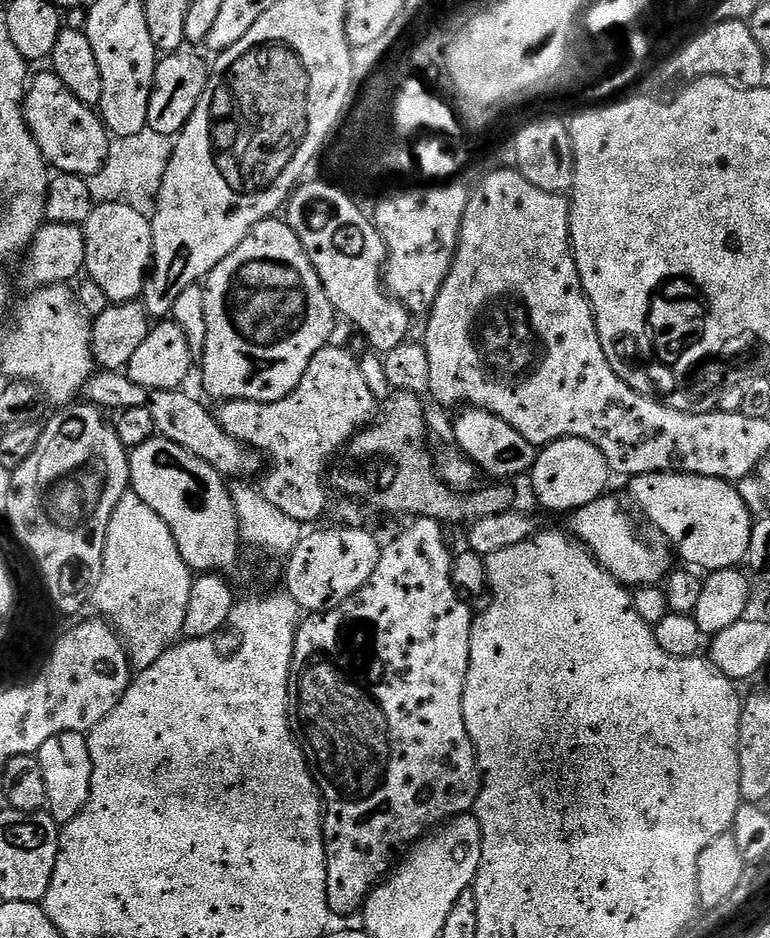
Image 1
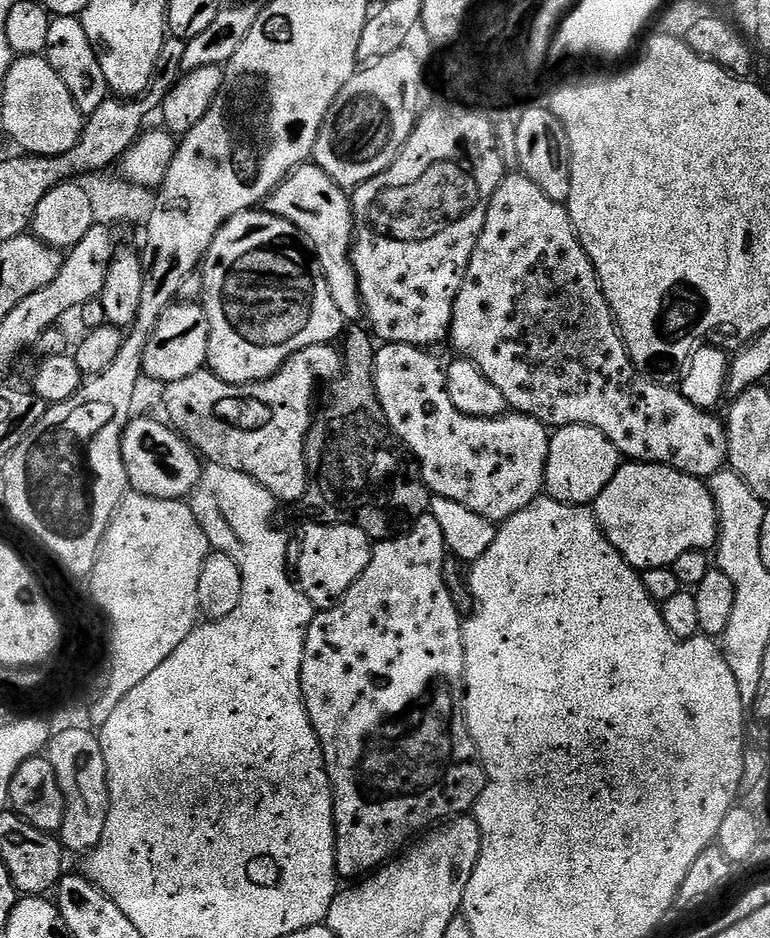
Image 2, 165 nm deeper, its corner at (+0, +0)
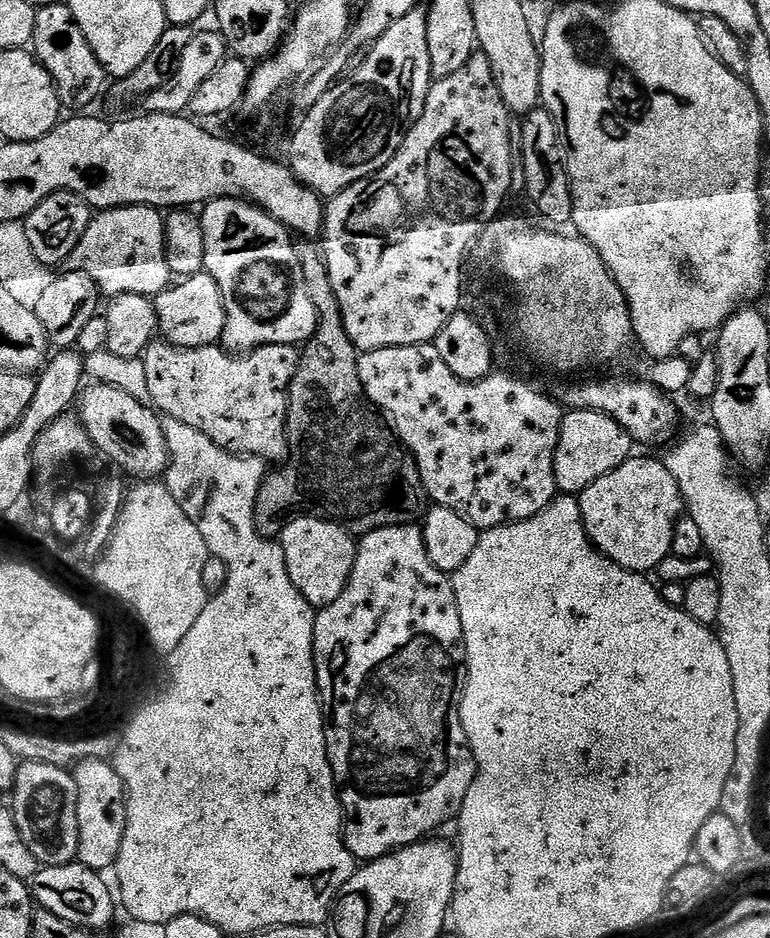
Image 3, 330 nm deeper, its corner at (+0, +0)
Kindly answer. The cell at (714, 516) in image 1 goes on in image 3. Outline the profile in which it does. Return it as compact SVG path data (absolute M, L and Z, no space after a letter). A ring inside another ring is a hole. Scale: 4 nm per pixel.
M639 454L622 462L622 466L610 470L610 474L598 478L598 482L586 486L586 490L579 493L578 499L584 532L593 546L618 566L641 574L655 573L658 564L669 556L672 551L673 528L685 511L684 499L678 490L678 482L674 482L674 474L666 470L663 459L651 460L650 457L639 456Z

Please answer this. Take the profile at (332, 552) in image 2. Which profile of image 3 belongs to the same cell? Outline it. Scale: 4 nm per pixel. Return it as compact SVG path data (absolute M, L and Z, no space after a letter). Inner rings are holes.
M300 514L283 525L278 542L284 551L290 582L294 582L302 598L306 598L313 608L319 610L330 606L330 602L337 600L342 590L346 590L346 582L354 570L357 541L341 524L311 514Z

